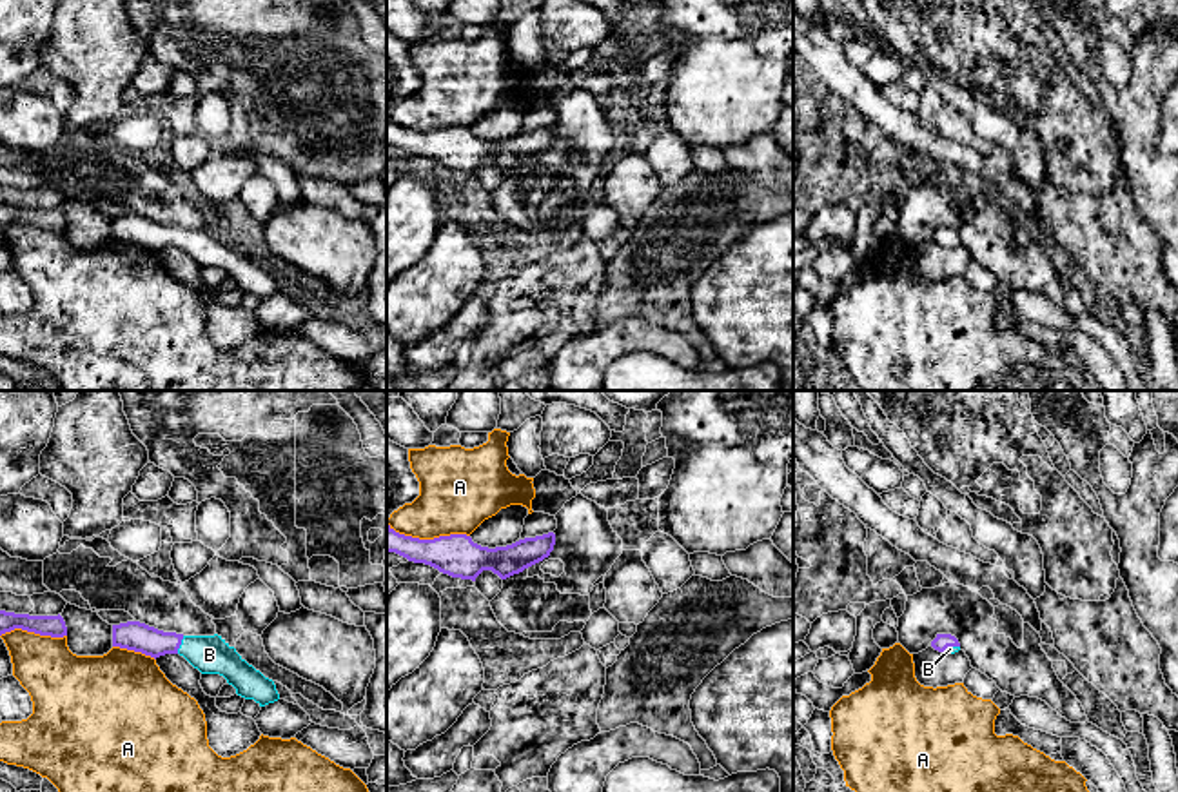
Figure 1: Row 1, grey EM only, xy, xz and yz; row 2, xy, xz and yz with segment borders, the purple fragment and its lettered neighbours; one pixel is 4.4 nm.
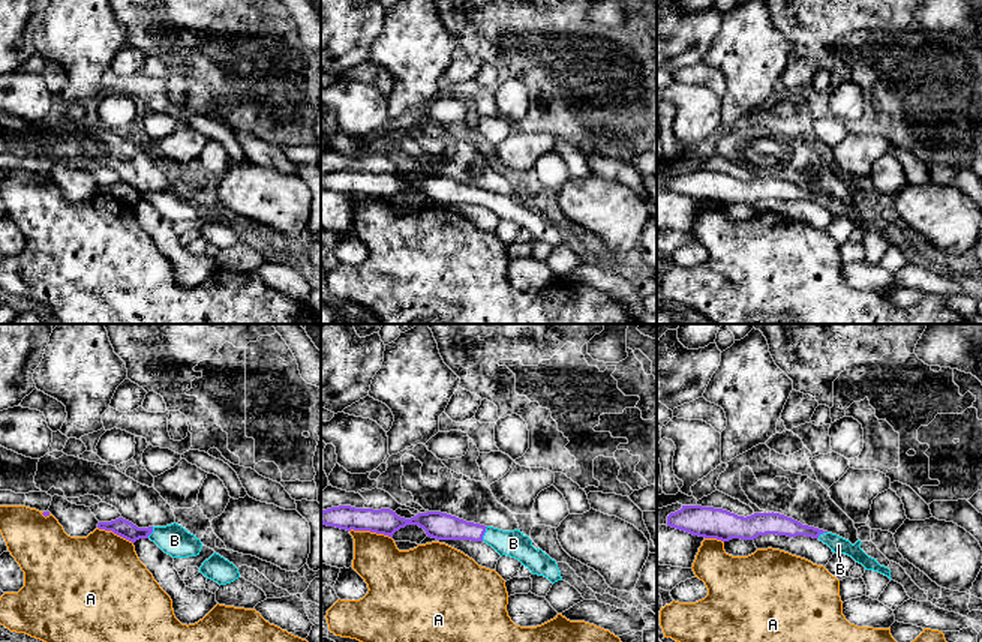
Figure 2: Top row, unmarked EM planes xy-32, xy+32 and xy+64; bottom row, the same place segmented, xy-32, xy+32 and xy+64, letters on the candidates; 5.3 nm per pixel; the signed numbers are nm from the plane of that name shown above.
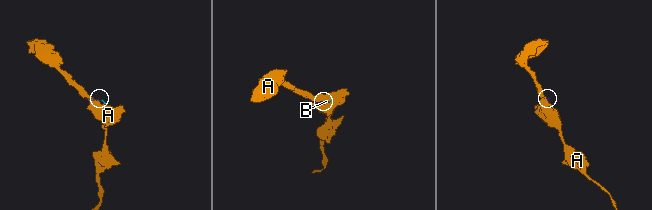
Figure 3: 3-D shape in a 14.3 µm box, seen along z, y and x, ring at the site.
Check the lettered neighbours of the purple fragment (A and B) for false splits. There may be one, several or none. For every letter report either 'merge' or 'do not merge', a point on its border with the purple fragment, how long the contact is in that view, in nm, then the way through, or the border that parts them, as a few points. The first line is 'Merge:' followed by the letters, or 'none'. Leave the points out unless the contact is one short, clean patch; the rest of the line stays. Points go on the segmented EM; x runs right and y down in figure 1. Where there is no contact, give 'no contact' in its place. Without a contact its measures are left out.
Merge: B
A: do not merge; meets purple in xz at (429, 540); contact 380 nm long
B: merge; meets purple in xy at (180, 643); contact 90 nm long; runs through xy (137, 636), (155, 643), (180, 643), (209, 654)

